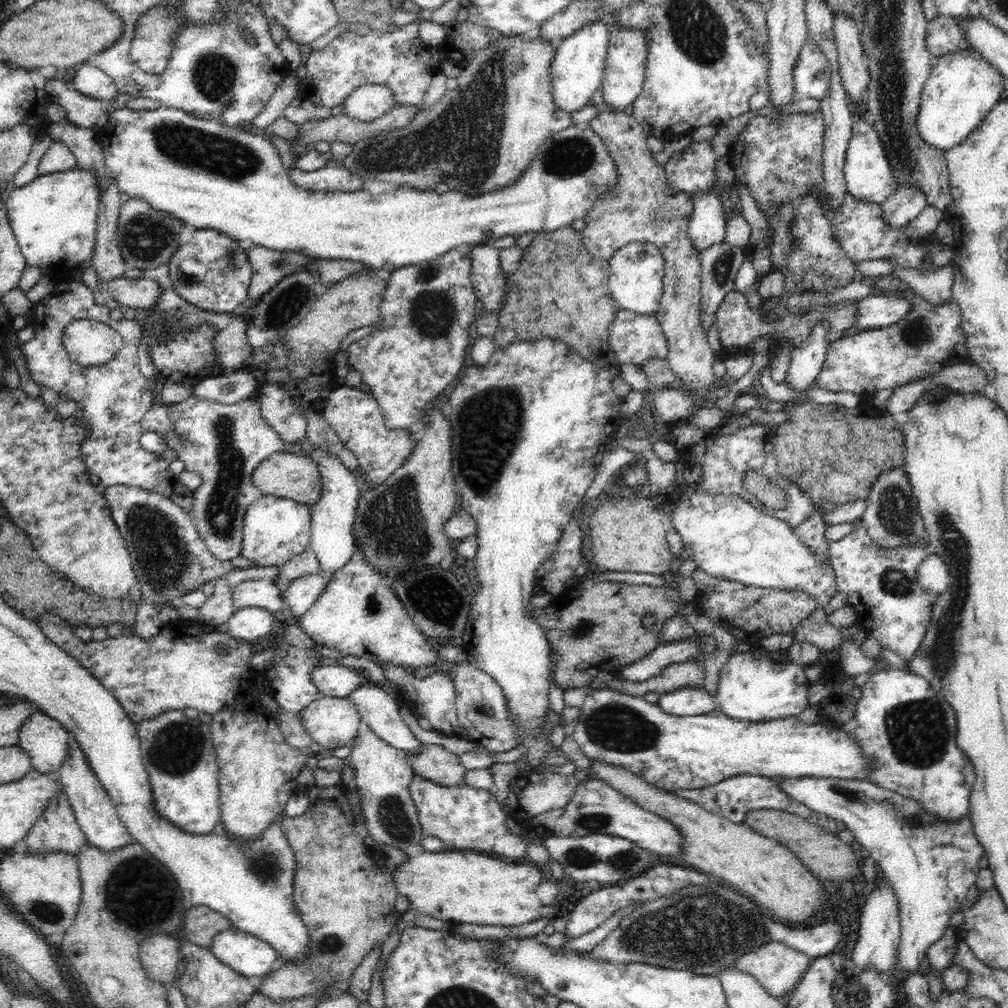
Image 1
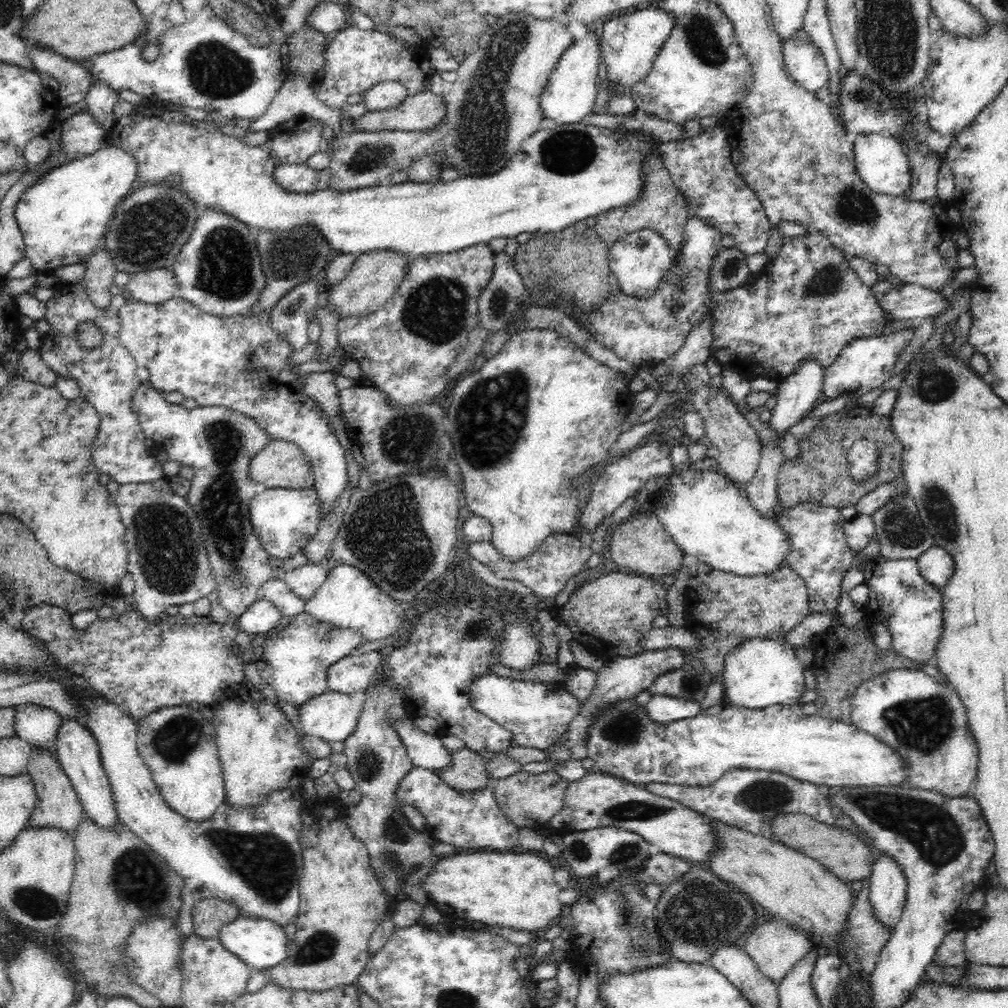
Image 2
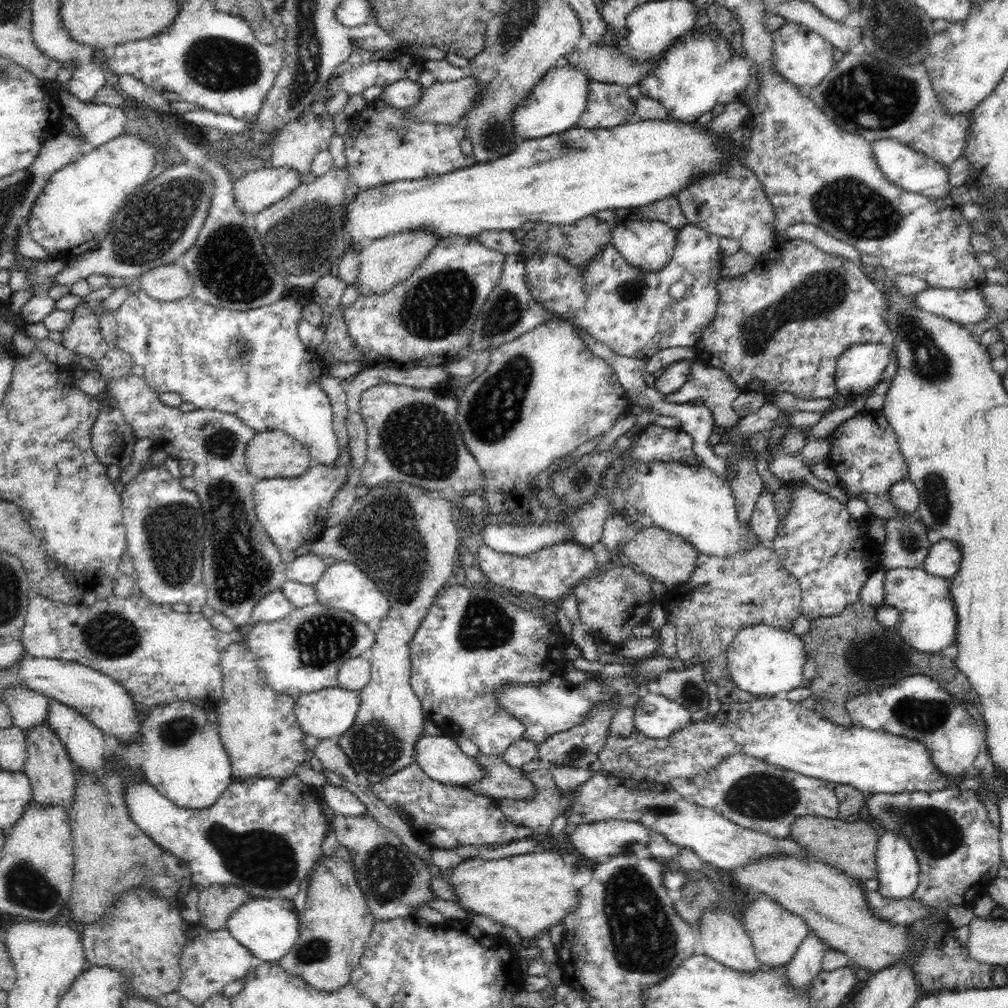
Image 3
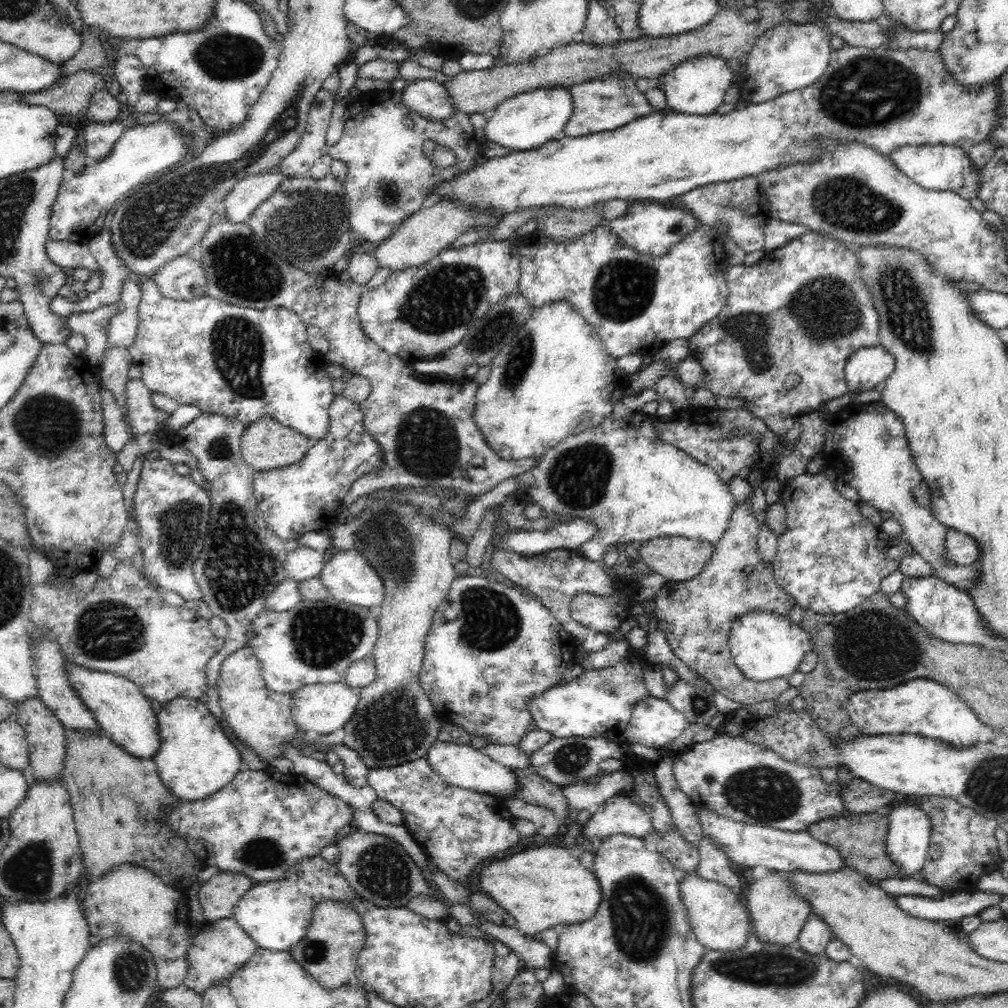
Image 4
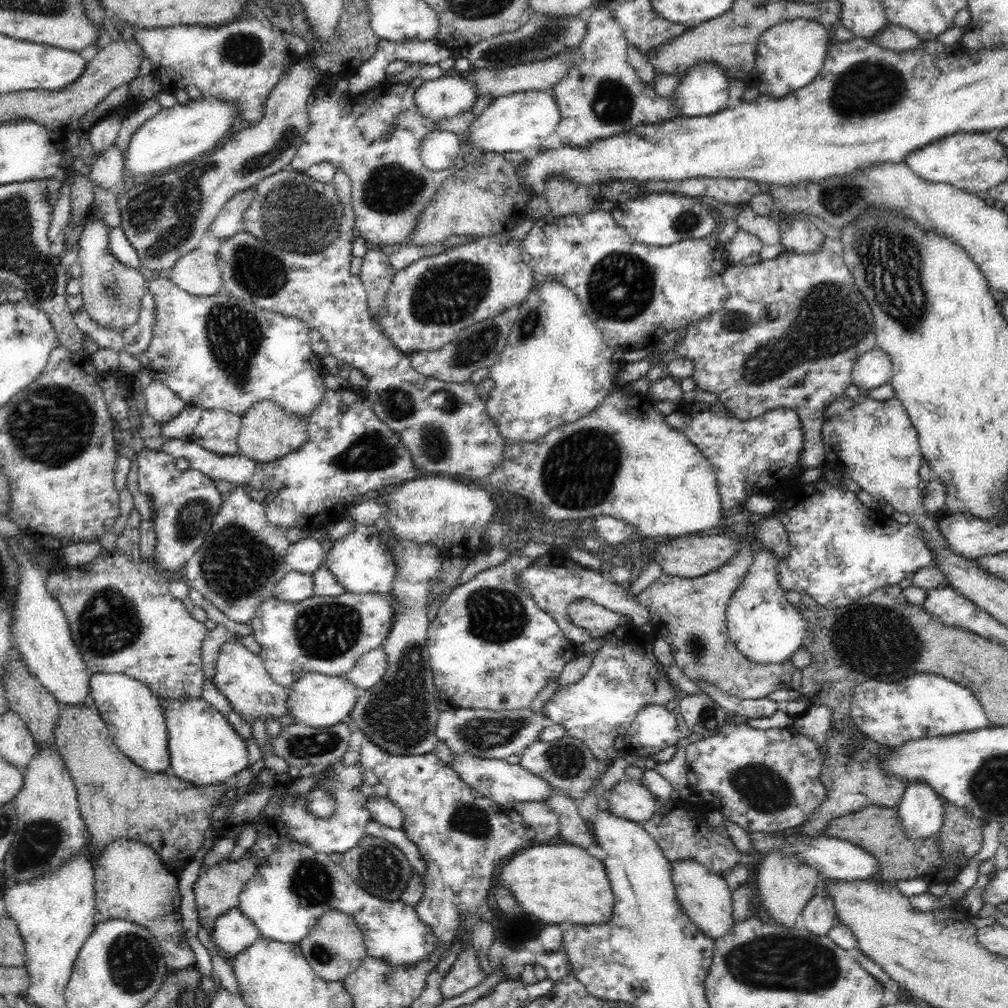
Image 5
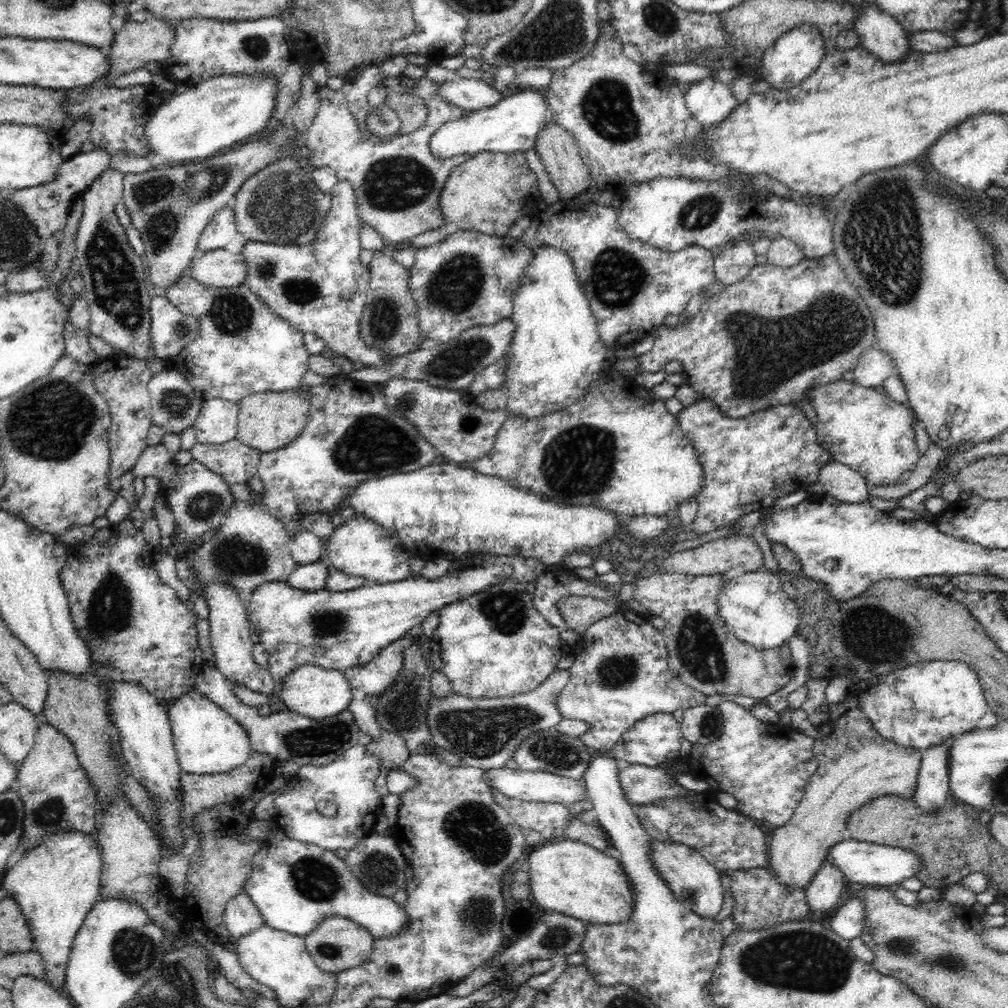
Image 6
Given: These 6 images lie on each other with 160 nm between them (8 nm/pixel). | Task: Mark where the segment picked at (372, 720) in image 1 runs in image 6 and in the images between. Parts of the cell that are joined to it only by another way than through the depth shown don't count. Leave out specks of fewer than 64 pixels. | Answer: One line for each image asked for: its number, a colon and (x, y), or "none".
2: (426, 750)
3: (439, 756)
4: (458, 763)
5: (506, 784)
6: (530, 786)

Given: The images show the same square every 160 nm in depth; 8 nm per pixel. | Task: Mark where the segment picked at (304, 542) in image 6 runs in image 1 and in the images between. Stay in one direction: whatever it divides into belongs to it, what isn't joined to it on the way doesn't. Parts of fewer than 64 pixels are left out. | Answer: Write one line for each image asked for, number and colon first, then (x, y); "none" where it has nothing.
1: (301, 593)
2: (303, 581)
3: (307, 569)
4: (302, 563)
5: (307, 555)

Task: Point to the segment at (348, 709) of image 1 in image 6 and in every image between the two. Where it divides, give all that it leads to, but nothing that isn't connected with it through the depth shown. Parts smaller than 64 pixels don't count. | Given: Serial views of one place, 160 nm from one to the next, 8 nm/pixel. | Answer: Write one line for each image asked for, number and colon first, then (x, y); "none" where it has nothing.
2: (331, 716)
3: (328, 713)
4: (318, 709)
5: (319, 701)
6: (311, 691)

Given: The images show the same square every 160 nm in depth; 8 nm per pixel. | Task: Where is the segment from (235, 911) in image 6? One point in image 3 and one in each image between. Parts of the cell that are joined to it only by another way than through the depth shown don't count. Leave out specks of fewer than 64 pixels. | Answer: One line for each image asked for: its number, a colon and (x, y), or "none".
3: (212, 959)
4: (218, 949)
5: (232, 933)

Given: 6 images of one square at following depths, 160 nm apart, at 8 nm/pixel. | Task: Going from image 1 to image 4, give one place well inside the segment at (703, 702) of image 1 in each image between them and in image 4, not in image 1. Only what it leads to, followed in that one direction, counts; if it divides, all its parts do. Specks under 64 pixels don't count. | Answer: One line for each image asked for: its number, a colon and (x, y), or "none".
2: (661, 708)
3: (655, 716)
4: (654, 722)

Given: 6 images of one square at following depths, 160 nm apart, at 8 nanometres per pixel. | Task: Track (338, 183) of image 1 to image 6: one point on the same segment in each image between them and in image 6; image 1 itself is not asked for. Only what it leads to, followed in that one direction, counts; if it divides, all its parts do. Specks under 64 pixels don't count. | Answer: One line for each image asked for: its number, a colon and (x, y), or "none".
2: (301, 178)
3: (254, 191)
4: (249, 192)
5: (228, 222)
6: (221, 229)

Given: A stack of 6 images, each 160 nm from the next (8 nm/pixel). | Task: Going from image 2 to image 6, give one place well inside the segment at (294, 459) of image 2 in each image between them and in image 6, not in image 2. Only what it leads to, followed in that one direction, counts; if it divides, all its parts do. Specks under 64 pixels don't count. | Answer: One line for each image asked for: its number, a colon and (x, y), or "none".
3: (271, 454)
4: (266, 445)
5: (267, 433)
6: (268, 420)

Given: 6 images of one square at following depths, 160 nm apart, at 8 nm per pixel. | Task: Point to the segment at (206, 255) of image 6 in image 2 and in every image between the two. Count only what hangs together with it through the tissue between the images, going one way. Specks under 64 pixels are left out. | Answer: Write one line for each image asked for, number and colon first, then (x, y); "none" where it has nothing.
2: (151, 286)
3: (169, 282)
4: (183, 278)
5: (198, 273)

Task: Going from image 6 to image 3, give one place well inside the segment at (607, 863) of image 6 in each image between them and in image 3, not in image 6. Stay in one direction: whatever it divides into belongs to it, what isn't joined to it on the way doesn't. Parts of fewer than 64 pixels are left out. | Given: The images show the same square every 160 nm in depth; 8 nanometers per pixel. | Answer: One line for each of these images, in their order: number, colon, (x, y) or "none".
3: (530, 893)
4: (541, 888)
5: (560, 883)

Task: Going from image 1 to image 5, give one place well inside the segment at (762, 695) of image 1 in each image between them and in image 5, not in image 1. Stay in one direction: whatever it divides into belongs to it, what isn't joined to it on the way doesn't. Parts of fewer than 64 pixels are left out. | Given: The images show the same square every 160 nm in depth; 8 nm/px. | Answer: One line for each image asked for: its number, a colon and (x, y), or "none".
2: (760, 672)
3: (763, 660)
4: (764, 646)
5: (767, 629)

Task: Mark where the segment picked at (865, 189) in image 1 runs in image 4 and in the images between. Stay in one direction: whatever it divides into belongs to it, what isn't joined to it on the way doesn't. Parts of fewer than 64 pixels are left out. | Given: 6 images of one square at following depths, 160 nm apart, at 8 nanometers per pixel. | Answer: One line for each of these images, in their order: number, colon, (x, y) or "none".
2: (881, 163)
3: (903, 166)
4: (940, 167)

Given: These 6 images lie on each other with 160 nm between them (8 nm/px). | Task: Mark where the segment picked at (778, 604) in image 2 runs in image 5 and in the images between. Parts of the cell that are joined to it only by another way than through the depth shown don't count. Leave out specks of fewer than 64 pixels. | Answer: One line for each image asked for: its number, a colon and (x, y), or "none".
3: (724, 595)
4: (696, 616)
5: (690, 613)

